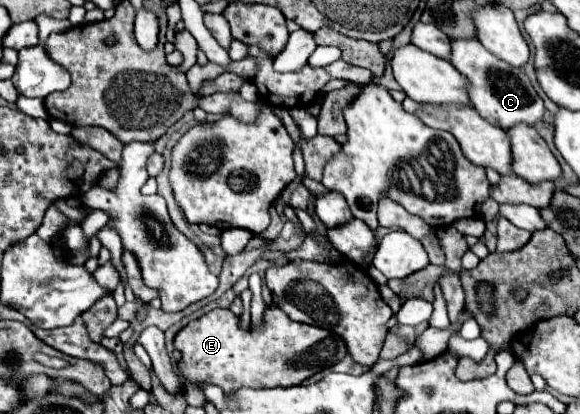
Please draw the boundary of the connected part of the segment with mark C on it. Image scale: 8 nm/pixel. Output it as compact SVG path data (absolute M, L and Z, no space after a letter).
M451 39L449 61L469 81L469 101L489 123L509 129L515 123L535 125L543 117L543 101L535 93L523 69L511 67L493 53L489 53L477 39Z

